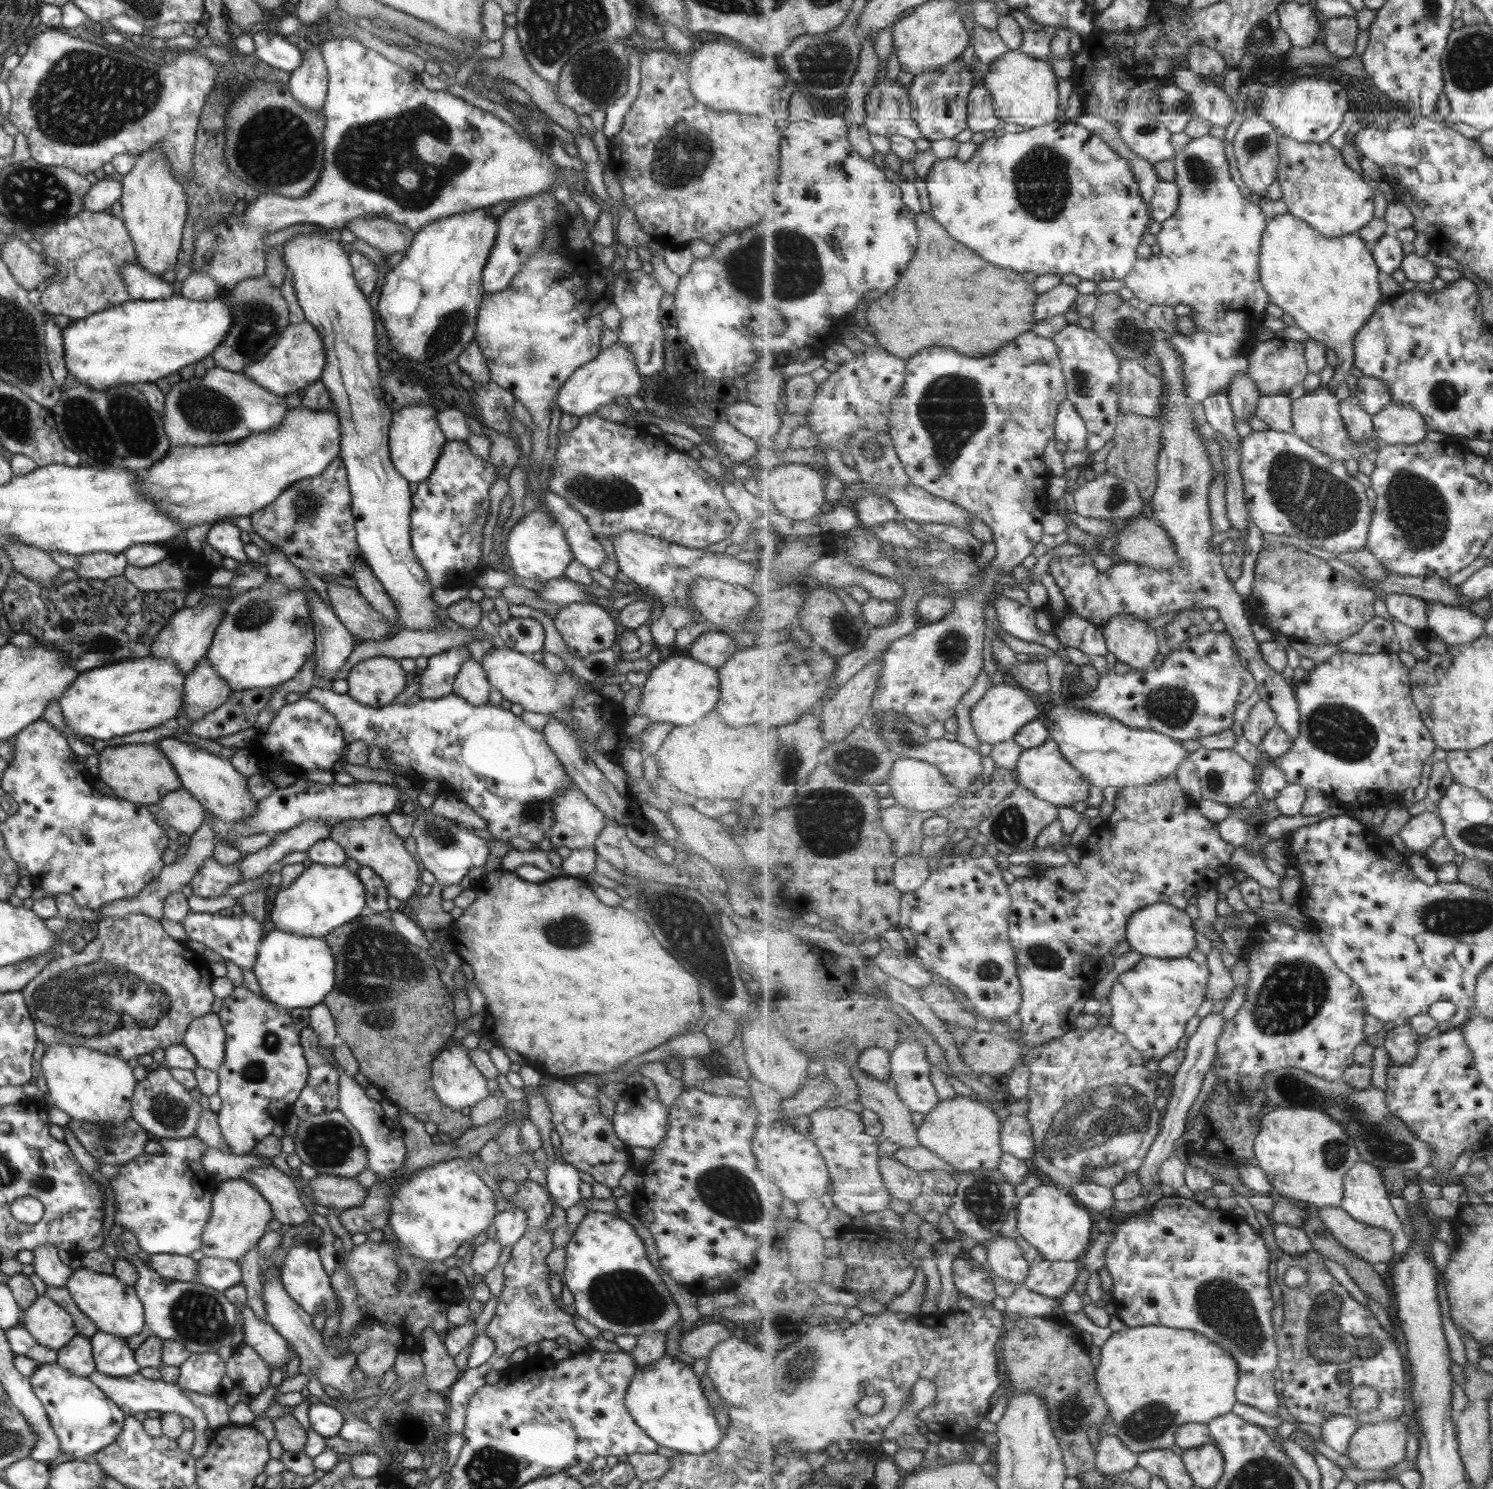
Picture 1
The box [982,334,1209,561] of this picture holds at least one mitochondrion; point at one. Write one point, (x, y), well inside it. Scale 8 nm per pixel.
(1081, 384)

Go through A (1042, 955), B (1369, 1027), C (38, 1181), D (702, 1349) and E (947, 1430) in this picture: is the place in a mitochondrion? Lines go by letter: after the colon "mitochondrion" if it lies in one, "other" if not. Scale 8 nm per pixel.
A: mitochondrion
B: other
C: mitochondrion
D: other
E: other

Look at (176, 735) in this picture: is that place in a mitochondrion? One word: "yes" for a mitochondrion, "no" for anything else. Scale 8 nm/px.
no

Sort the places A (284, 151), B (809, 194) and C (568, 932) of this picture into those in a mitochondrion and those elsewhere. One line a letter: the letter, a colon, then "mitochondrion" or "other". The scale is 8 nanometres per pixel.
A: mitochondrion
B: other
C: mitochondrion

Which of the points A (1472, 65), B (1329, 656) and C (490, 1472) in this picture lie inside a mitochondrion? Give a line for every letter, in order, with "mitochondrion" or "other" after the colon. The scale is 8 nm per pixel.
A: mitochondrion
B: other
C: mitochondrion

